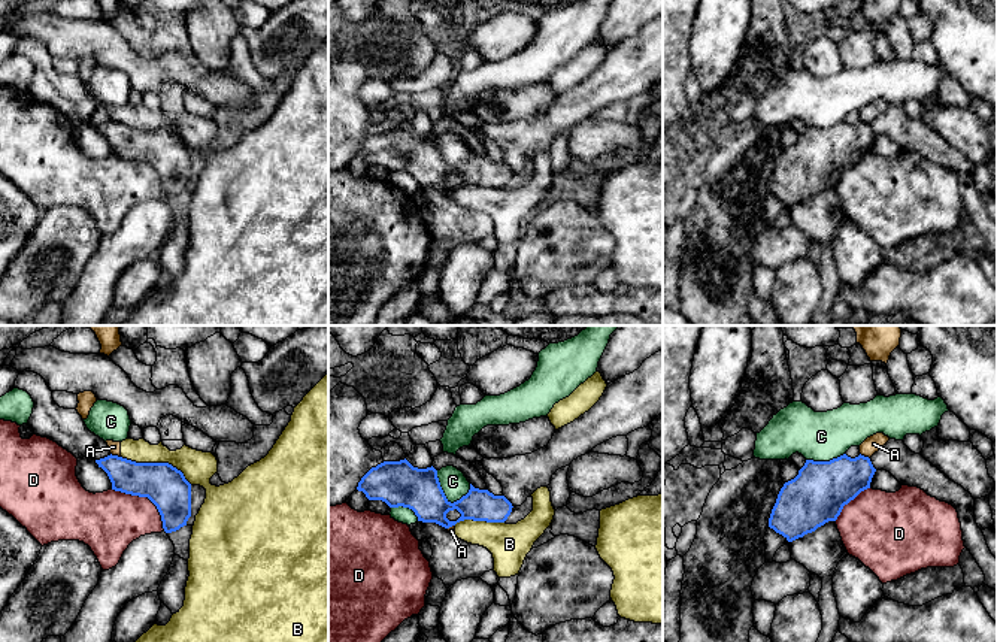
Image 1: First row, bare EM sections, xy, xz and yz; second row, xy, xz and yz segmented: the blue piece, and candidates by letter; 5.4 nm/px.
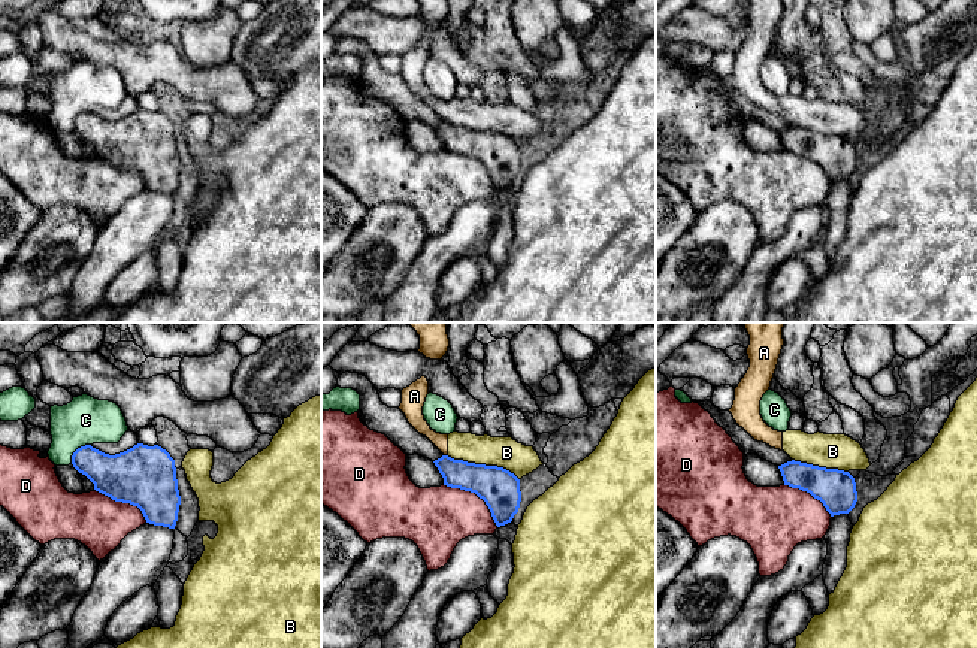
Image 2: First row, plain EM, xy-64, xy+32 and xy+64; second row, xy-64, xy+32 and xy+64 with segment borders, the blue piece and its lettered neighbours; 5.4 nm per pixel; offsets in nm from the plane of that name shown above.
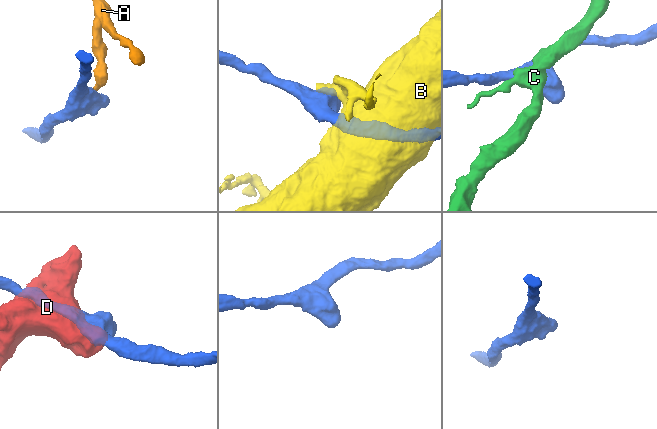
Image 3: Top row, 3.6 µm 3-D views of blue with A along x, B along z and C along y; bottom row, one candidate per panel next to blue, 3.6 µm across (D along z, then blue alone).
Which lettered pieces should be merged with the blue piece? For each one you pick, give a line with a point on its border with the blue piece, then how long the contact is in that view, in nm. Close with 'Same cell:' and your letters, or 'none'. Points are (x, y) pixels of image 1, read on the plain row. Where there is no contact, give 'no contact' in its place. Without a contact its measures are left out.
Same cell: none

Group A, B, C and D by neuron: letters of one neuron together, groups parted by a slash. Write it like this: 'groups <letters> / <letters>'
groups A B / C / D

